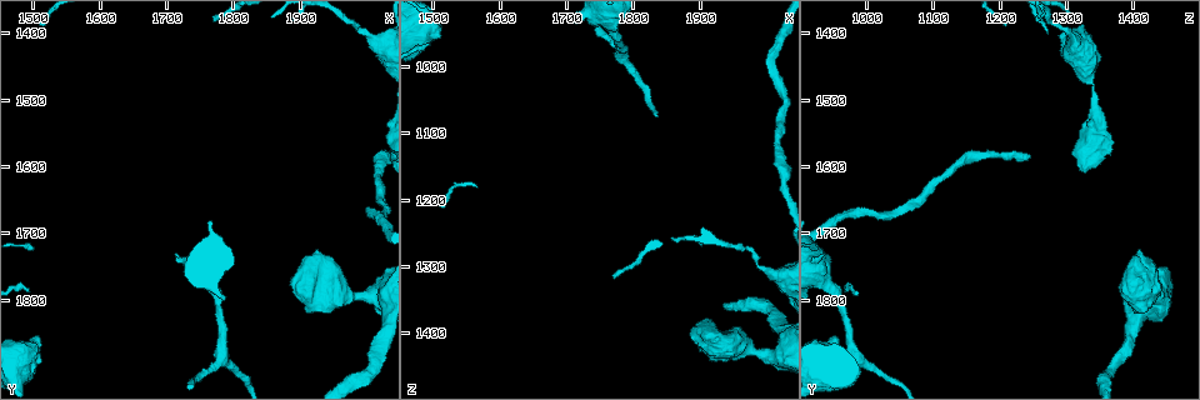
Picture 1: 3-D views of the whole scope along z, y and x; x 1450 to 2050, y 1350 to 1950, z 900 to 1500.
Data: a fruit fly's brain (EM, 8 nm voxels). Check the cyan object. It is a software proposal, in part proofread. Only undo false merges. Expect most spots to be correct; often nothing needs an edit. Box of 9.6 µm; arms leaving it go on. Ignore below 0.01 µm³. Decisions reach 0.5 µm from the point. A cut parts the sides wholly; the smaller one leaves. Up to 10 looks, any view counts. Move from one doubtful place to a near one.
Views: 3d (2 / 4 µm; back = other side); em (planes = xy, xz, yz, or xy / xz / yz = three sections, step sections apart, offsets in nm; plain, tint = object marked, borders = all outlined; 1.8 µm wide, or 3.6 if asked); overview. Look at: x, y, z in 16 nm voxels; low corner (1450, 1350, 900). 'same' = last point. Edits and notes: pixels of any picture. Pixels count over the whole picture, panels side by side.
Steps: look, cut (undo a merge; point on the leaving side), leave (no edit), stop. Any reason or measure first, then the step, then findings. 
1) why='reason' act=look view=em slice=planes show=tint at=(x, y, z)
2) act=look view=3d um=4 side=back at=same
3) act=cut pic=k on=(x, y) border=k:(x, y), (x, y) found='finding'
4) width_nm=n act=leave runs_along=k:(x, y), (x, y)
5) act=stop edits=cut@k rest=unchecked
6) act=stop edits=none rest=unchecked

why='calibre changes' act=look view=3d um=4 side=back at=(1955, 1785, 1415)

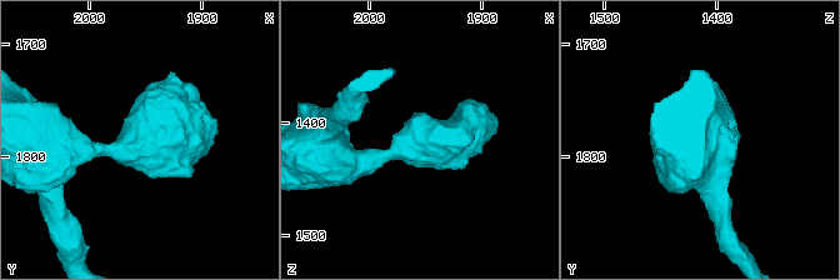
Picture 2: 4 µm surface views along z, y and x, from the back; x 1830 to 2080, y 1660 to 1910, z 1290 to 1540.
act=look view=em slice=yz step=16 show=tint at=(1954, 1790, 1416)

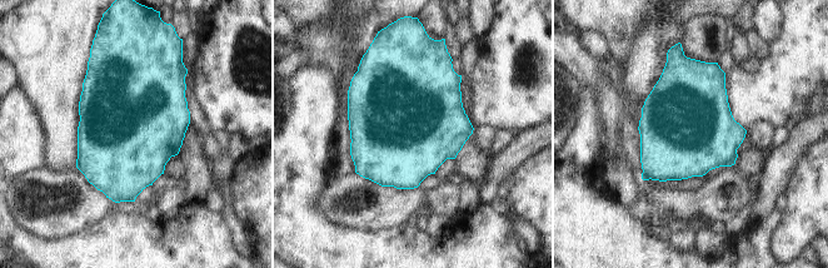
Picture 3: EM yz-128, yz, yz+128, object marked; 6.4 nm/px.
act=leave found='one neuron here'

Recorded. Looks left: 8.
why='thick turns thin' act=look view=3d um=4 side=back at=(1495, 1885, 950)

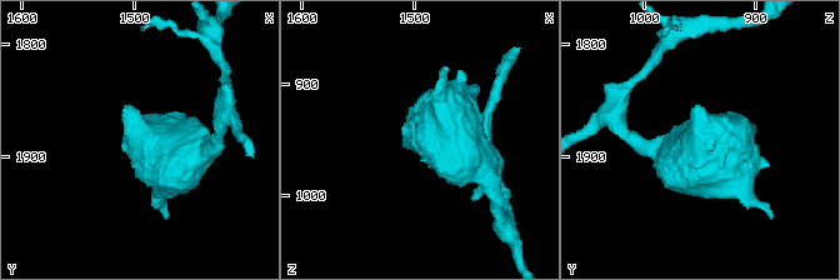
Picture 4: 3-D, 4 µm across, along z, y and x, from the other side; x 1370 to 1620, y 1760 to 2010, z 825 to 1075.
act=look view=em slice=planes show=tint at=(1496, 1882, 948)

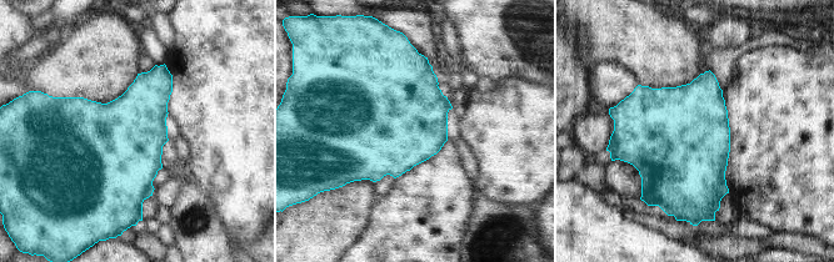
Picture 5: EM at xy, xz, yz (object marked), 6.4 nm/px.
width_nm=600 act=leave found='all the same neuron'

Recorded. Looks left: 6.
why='sudden change in width' act=look view=3d um=2 at=(1750, 1915, 950)

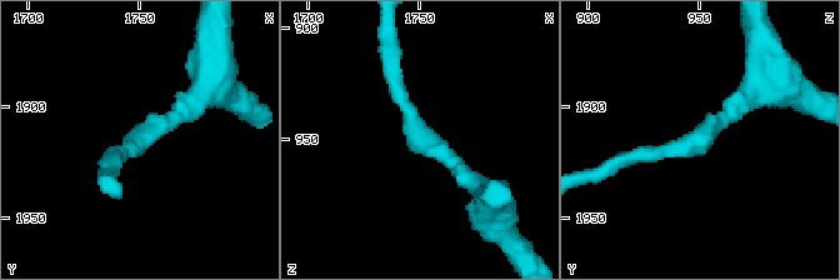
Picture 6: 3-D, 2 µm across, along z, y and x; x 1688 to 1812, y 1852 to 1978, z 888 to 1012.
act=look view=em slice=xz step=8 show=tint at=(1756, 1913, 953)

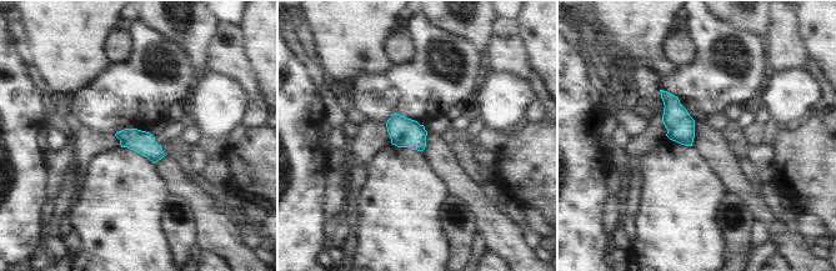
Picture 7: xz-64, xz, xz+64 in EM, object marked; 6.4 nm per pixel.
act=leave found='continuous, no second neuron'

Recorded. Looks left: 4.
why='sudden change in width' act=look view=em um=3.6 slice=planes show=tint at=(2015, 1410, 1310)

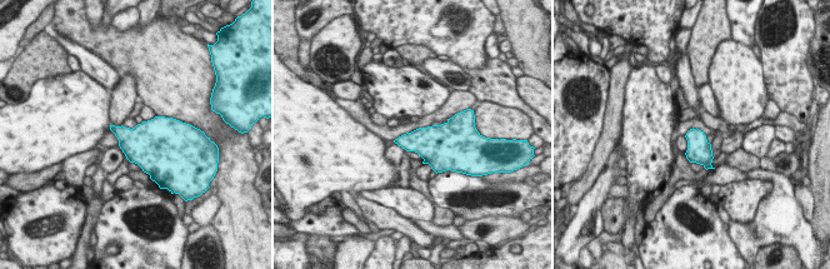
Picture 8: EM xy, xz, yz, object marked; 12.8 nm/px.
width_nm=300 act=leave found='all the same neuron'

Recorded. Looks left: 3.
act=stop edits=none rest=unchecked

